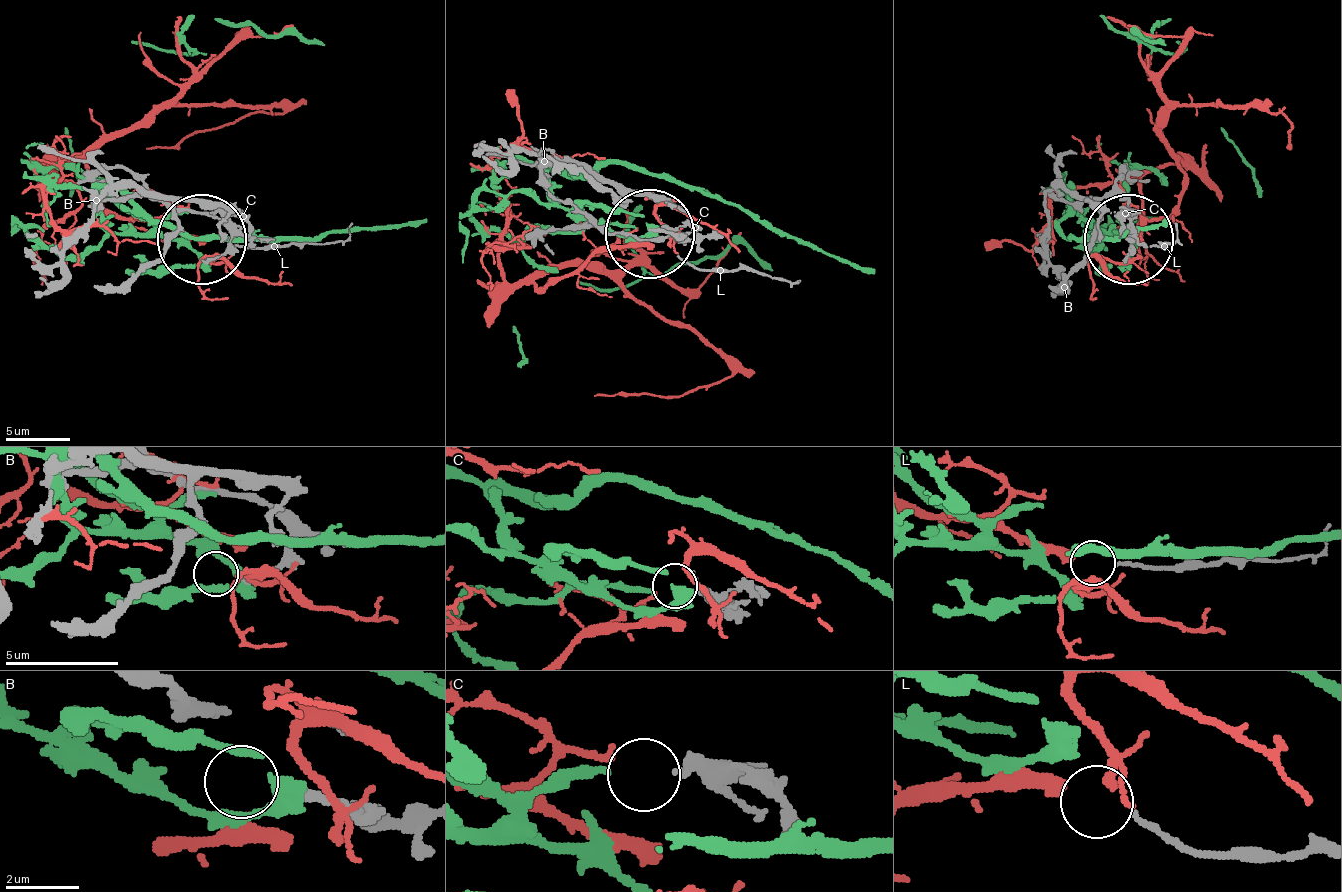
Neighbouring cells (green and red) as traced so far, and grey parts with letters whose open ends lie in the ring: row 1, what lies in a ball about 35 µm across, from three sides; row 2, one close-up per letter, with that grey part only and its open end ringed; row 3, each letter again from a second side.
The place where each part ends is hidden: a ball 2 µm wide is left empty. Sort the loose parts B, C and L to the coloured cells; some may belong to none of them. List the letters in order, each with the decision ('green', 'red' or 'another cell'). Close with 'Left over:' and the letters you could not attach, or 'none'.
B: another cell
C: green
L: red
Left over: B

